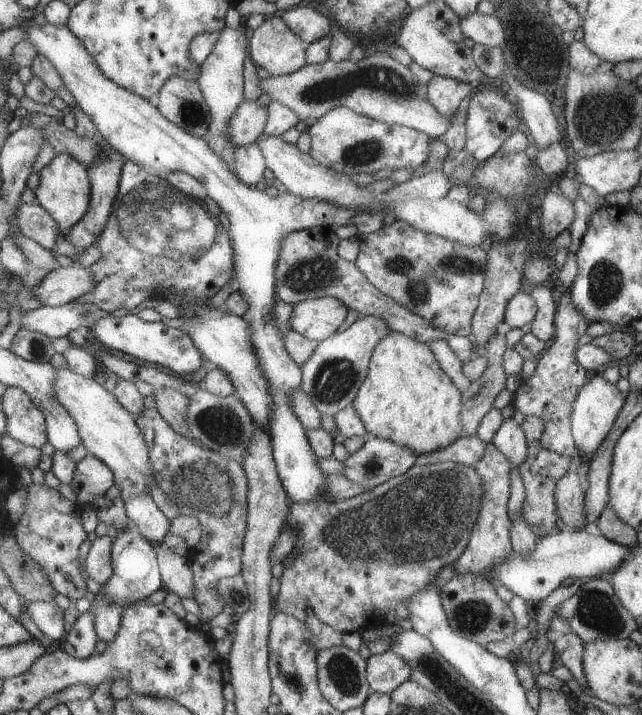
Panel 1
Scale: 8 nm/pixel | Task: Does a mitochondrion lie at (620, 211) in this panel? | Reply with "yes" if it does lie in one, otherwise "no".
no

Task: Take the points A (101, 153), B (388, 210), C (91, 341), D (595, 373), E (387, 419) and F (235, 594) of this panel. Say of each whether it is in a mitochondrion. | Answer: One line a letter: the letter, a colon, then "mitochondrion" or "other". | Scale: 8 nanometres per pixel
A: other
B: other
C: other
D: other
E: other
F: mitochondrion

